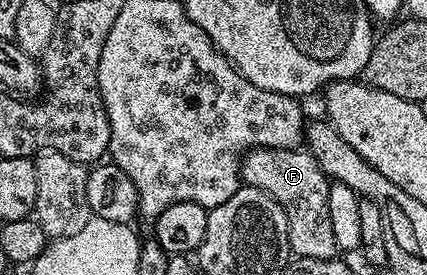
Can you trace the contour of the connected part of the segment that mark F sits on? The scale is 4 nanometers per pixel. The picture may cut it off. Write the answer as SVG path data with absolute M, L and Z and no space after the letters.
M254 147L246 151L241 160L241 177L246 184L258 187L276 199L279 206L284 207L289 222L289 249L294 256L303 259L332 259L338 254L335 245L335 233L331 233L331 213L327 209L327 193L331 182L323 173L319 161L308 149L291 147Z

